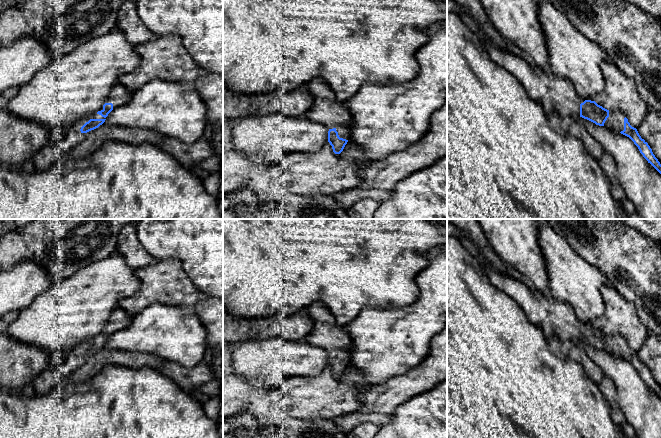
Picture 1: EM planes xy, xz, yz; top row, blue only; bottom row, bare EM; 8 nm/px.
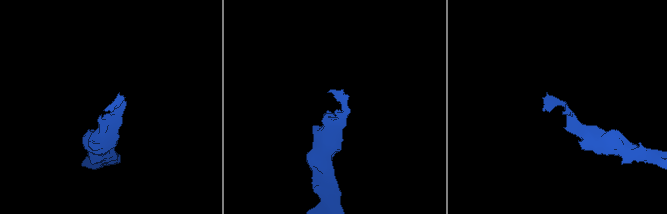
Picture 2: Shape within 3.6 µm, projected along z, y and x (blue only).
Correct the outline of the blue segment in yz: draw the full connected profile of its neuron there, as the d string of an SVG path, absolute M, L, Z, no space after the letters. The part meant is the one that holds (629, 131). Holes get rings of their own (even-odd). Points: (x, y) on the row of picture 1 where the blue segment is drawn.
M447 0L447 12L456 13L483 40L490 57L520 81L529 98L539 102L548 116L570 117L573 122L582 117L596 125L611 127L613 131L629 137L648 163L661 174L660 162L623 112L609 111L595 101L581 99L570 80L548 74L523 56L498 48L484 36L468 10L455 1Z

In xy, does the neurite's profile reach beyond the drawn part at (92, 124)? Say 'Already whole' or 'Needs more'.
Needs more

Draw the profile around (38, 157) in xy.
M40 150L33 157L35 170L43 170L43 151Z

